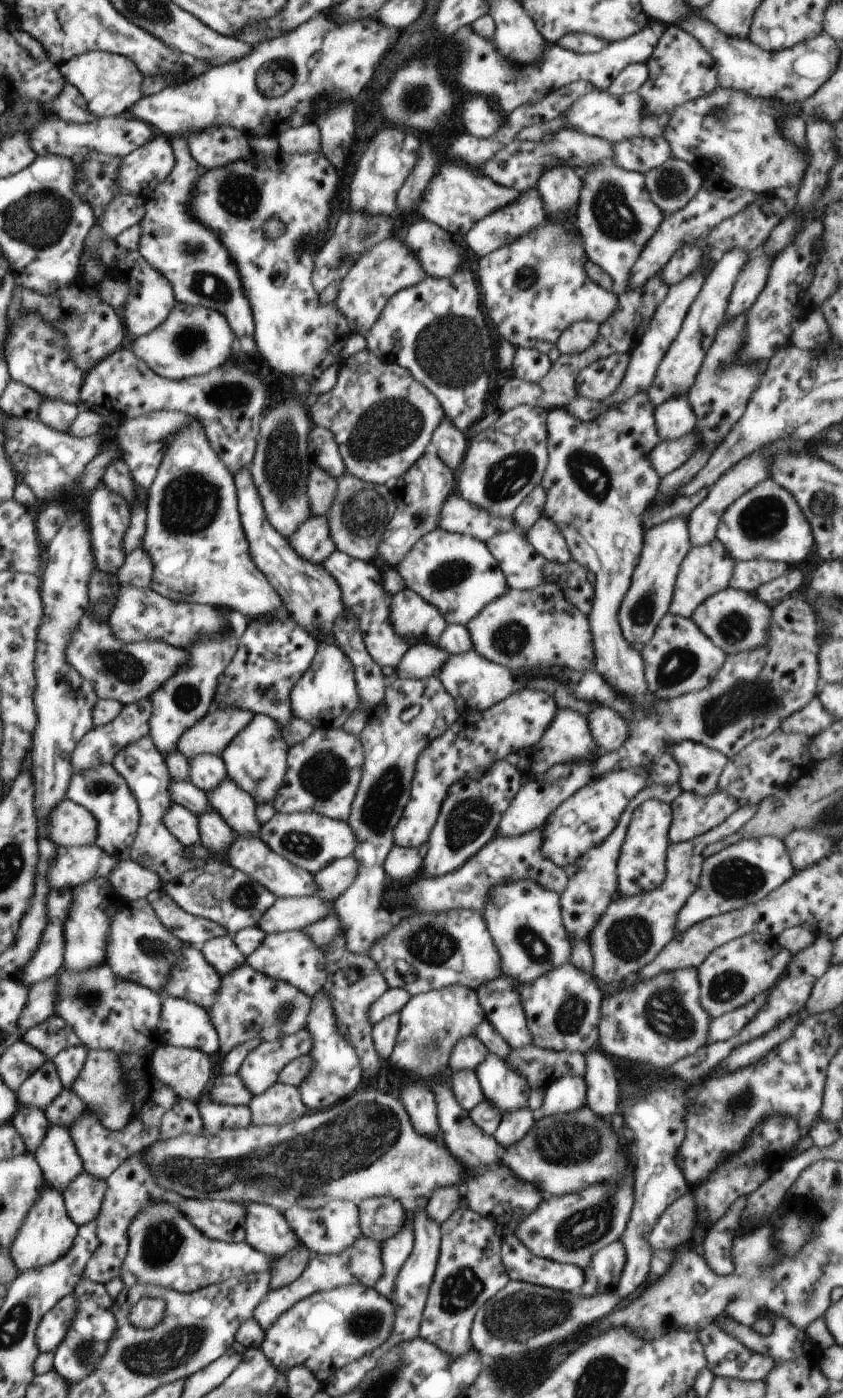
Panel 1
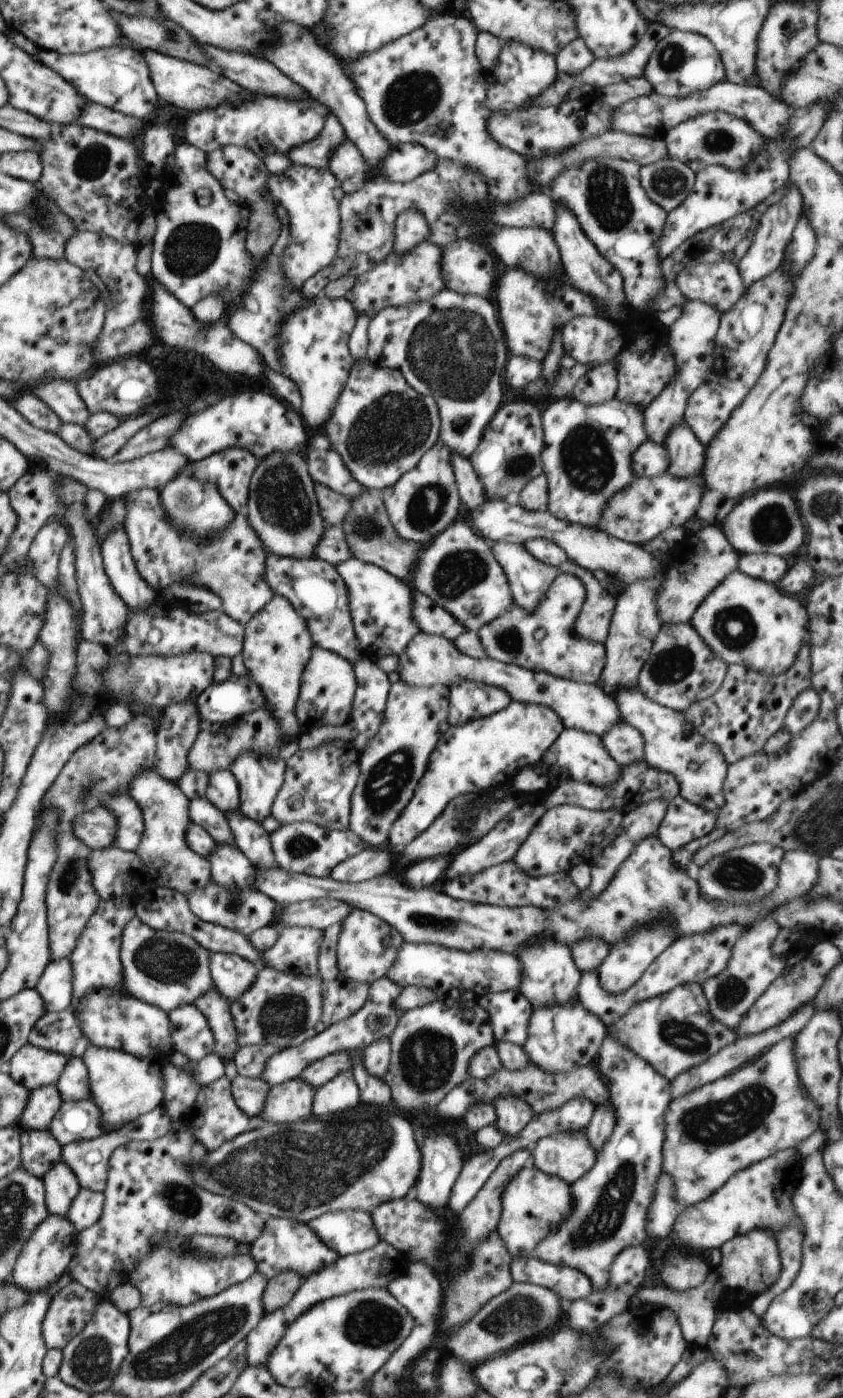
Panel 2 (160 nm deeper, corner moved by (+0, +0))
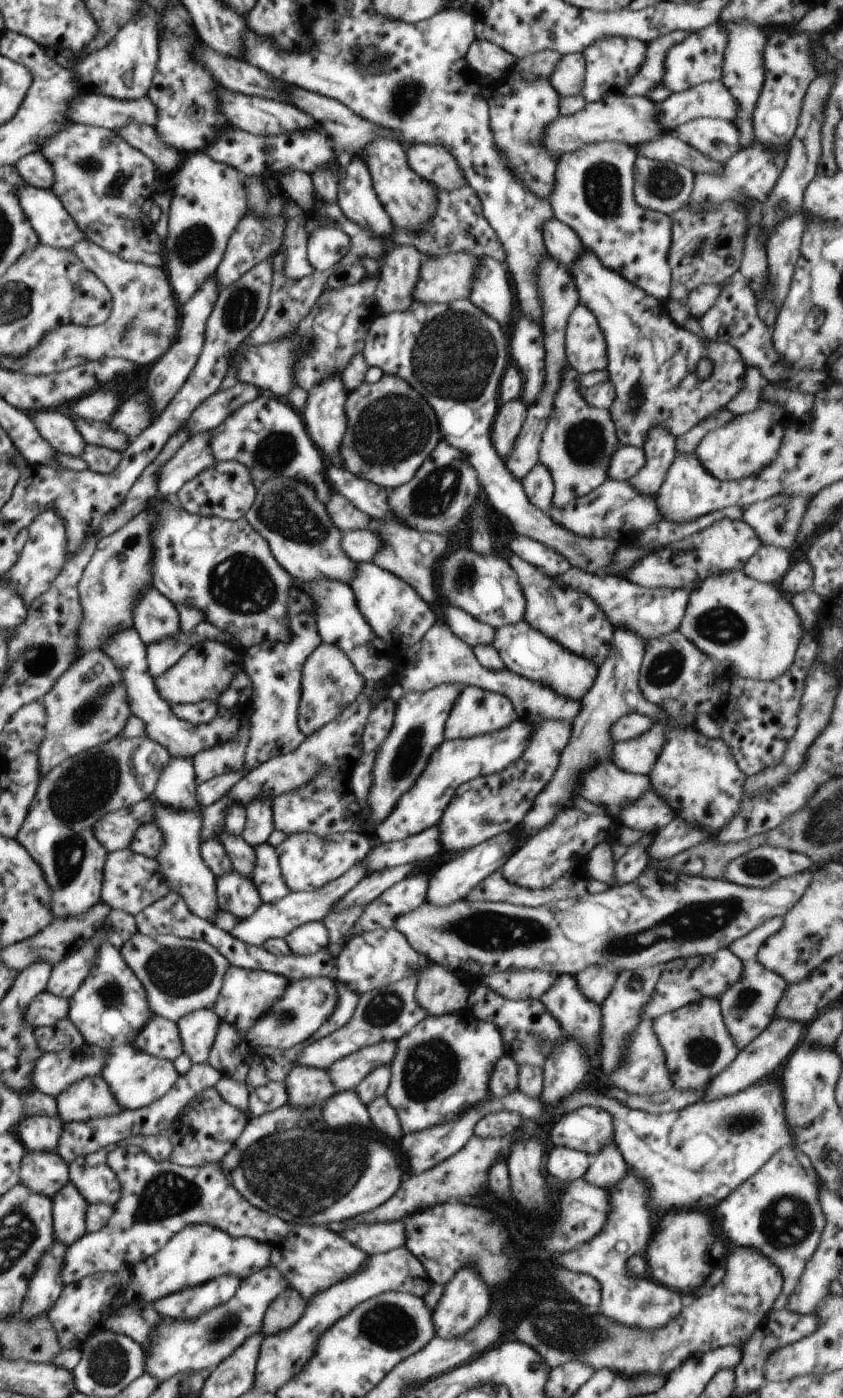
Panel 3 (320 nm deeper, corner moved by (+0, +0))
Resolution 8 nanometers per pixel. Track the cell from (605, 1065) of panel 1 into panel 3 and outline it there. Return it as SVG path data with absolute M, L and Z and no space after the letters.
M608 1146L597 1154L596 1158L592 1157L591 1165L584 1178L594 1186L610 1188L616 1186L626 1174L628 1174L628 1166L622 1154L616 1150L616 1146Z

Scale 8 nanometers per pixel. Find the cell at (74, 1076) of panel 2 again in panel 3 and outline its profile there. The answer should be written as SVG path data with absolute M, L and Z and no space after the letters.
M101 1076L83 1078L66 1087L56 1098L59 1118L66 1123L94 1121L119 1115L123 1106Z

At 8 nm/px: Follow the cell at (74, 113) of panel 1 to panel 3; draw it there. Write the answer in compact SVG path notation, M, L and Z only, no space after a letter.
M130 124L126 128L118 129L118 134L130 146L144 152L152 160L159 173L170 174L170 172L176 172L180 168L180 164L184 162L184 156L176 148L164 144L160 140L160 136L156 134L156 130L150 128L150 126L142 124L138 128L138 124Z

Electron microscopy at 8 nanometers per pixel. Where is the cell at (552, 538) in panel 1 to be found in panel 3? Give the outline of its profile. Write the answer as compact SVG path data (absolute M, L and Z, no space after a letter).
M516 534L516 538L510 542L510 548L524 562L534 564L536 568L540 568L548 576L560 576L570 568L568 560L564 560L560 554L556 554L554 550L550 550L550 548L538 544L538 541L534 542L524 535Z

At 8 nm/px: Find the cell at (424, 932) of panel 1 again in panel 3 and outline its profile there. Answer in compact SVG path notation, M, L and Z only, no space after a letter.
M526 969L522 972L498 971L488 977L480 976L476 982L488 985L496 994L507 999L539 1000L553 987L558 977L556 973Z

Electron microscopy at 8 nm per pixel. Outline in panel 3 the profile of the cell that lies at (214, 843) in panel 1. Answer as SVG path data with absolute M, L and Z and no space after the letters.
M234 870L217 878L217 899L220 911L229 912L239 919L252 916L263 903L251 879L244 878Z

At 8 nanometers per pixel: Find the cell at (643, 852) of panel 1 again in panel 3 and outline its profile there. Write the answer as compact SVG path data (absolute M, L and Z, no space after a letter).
M646 868L638 878L632 880L632 882L618 884L616 886L610 886L610 888L604 893L588 893L580 897L574 897L556 902L549 902L539 907L527 907L520 905L513 905L512 903L503 902L492 902L492 901L471 901L470 899L461 900L460 902L453 902L447 907L437 907L431 905L428 902L422 903L418 908L415 908L409 913L400 915L395 920L394 928L400 931L408 939L408 942L419 952L424 958L433 963L438 963L443 967L447 967L453 970L456 974L462 976L465 975L466 970L470 970L472 966L480 966L482 968L481 976L488 977L492 973L498 971L504 971L505 973L514 970L526 970L528 968L534 970L542 970L549 973L556 973L557 975L570 975L575 976L586 970L589 966L610 966L612 970L616 970L618 975L624 970L640 970L640 968L650 968L650 966L656 966L656 964L666 964L670 960L674 959L685 959L694 958L696 956L706 956L706 954L714 954L717 950L726 949L726 946L730 946L734 940L746 936L748 932L752 932L757 926L760 926L763 922L774 917L785 917L788 914L788 910L803 897L804 892L811 883L812 870L804 871L778 880L774 884L771 884L768 888L754 888L736 884L726 879L708 879L704 876L696 875L685 875L676 871L652 871Z

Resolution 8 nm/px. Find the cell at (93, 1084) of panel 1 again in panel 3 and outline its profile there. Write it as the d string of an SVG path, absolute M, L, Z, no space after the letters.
M134 1045L109 1048L101 1077L110 1085L115 1099L124 1109L141 1109L162 1098L179 1080L173 1061L153 1057Z

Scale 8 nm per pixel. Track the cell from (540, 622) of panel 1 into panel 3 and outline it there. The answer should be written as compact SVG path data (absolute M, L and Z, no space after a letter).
M520 621L515 625L500 627L495 630L493 647L498 651L508 670L524 678L539 682L552 689L558 696L570 700L582 700L584 694L592 688L596 678L596 666L586 658L564 650L556 641L546 638L540 631L532 630L528 623Z

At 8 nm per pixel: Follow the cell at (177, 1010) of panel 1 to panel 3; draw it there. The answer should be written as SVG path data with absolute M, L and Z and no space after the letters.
M204 1009L187 1014L186 1017L182 1017L176 1024L179 1028L179 1037L183 1042L184 1053L191 1058L192 1063L206 1063L220 1028L221 1020L219 1016L213 1009Z

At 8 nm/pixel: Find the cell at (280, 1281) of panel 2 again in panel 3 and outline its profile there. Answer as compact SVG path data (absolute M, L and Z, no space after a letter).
M286 1288L268 1307L260 1332L266 1337L288 1330L304 1314L307 1302L294 1288Z

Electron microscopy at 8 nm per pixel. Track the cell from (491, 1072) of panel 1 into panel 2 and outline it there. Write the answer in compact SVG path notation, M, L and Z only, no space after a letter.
M507 1095L499 1097L493 1105L496 1114L498 1114L498 1128L506 1134L506 1136L514 1136L520 1130L524 1130L528 1126L530 1120L534 1116L532 1109L528 1108L527 1103L522 1099Z

